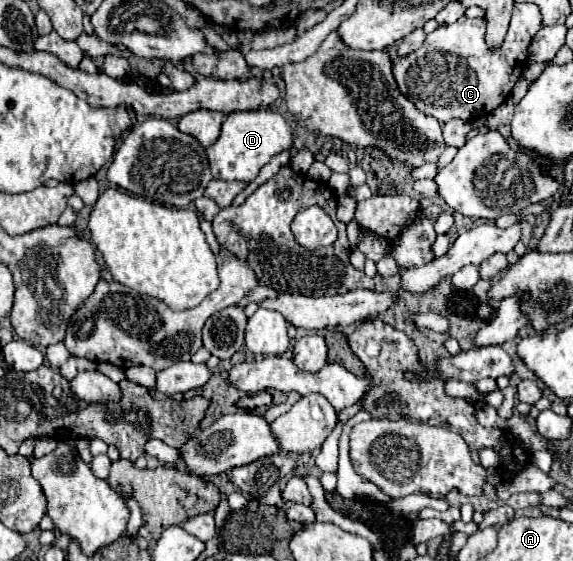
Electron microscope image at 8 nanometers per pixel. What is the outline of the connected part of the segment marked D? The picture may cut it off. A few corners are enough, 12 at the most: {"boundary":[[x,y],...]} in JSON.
{"boundary":[[271,109],[227,115],[207,147],[215,179],[249,183],[293,147]]}

